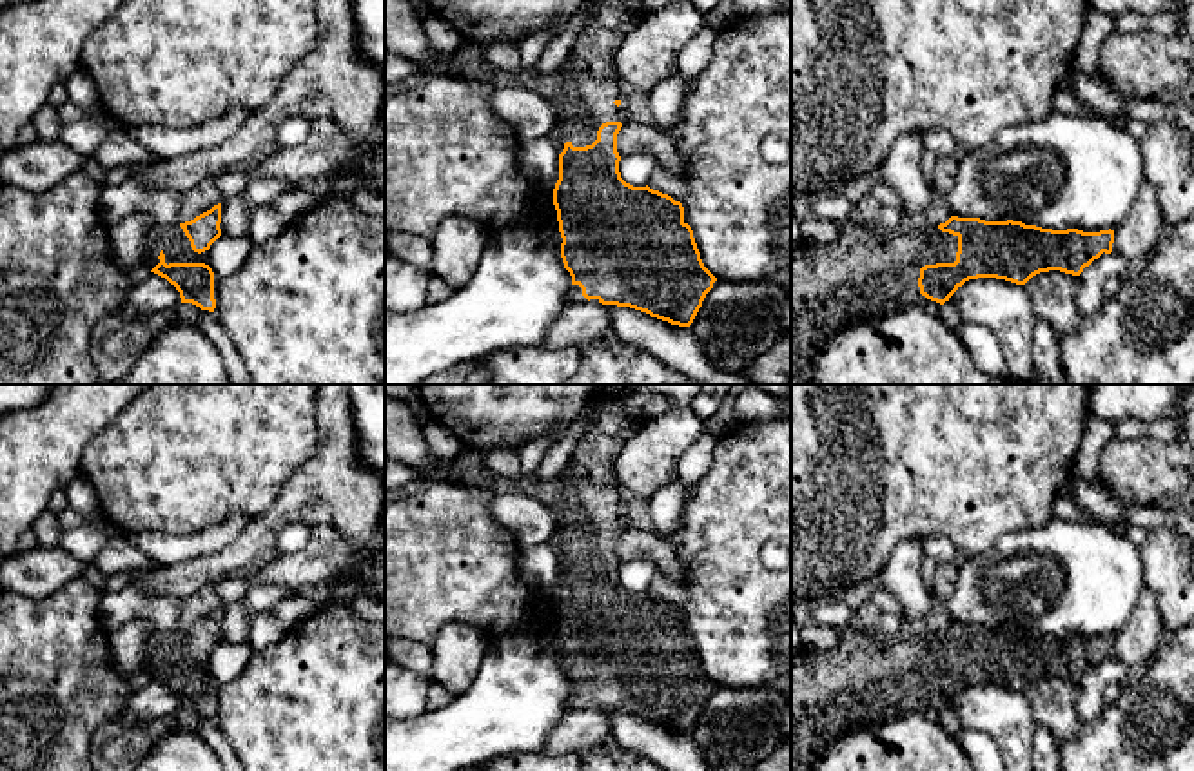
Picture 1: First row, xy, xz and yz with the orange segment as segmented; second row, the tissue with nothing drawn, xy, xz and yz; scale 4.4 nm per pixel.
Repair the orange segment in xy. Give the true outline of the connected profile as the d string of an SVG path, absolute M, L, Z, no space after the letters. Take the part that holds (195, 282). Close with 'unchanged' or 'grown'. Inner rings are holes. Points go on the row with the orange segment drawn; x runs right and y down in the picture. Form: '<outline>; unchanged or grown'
M221 203L185 223L152 227L143 245L151 272L180 292L181 303L214 312L218 281L209 267L209 249L221 236Z; grown

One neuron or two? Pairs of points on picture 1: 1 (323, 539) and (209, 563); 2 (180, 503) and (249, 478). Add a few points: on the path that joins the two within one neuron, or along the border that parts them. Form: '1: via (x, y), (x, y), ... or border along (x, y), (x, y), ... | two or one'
1: border along (313, 525), (331, 525), (351, 546) | two
2: via (196, 487), (205, 478), (233, 478) | one

